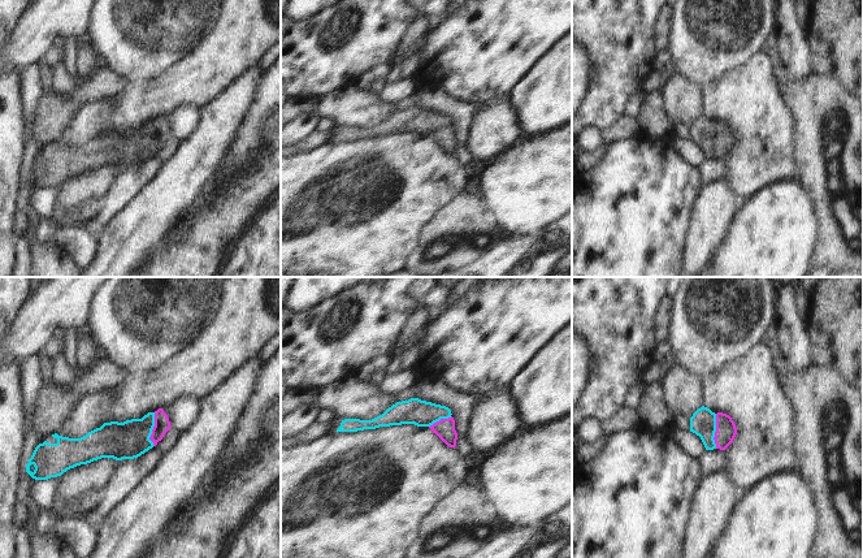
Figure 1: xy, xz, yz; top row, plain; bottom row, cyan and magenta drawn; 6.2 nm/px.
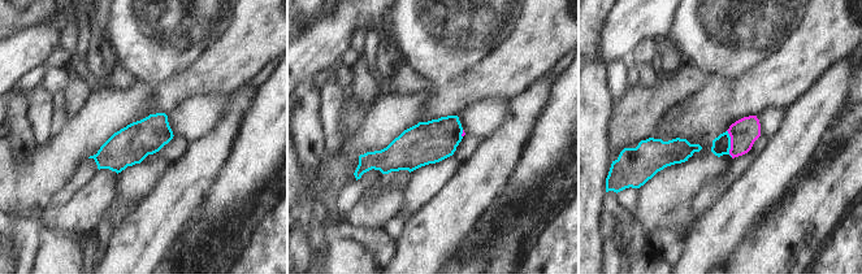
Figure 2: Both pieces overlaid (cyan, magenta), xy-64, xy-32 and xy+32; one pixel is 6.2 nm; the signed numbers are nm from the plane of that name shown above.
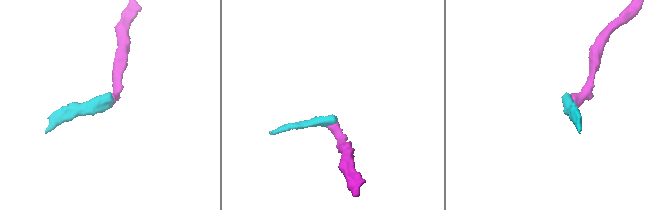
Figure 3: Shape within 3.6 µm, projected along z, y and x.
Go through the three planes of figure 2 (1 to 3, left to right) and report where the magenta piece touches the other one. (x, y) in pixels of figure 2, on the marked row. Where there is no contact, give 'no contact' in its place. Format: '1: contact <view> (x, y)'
1: no contact
2: contact xy-32 (462, 133)
3: contact xy+32 (730, 143)

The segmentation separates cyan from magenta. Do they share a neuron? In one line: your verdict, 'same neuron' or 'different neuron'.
same neuron

